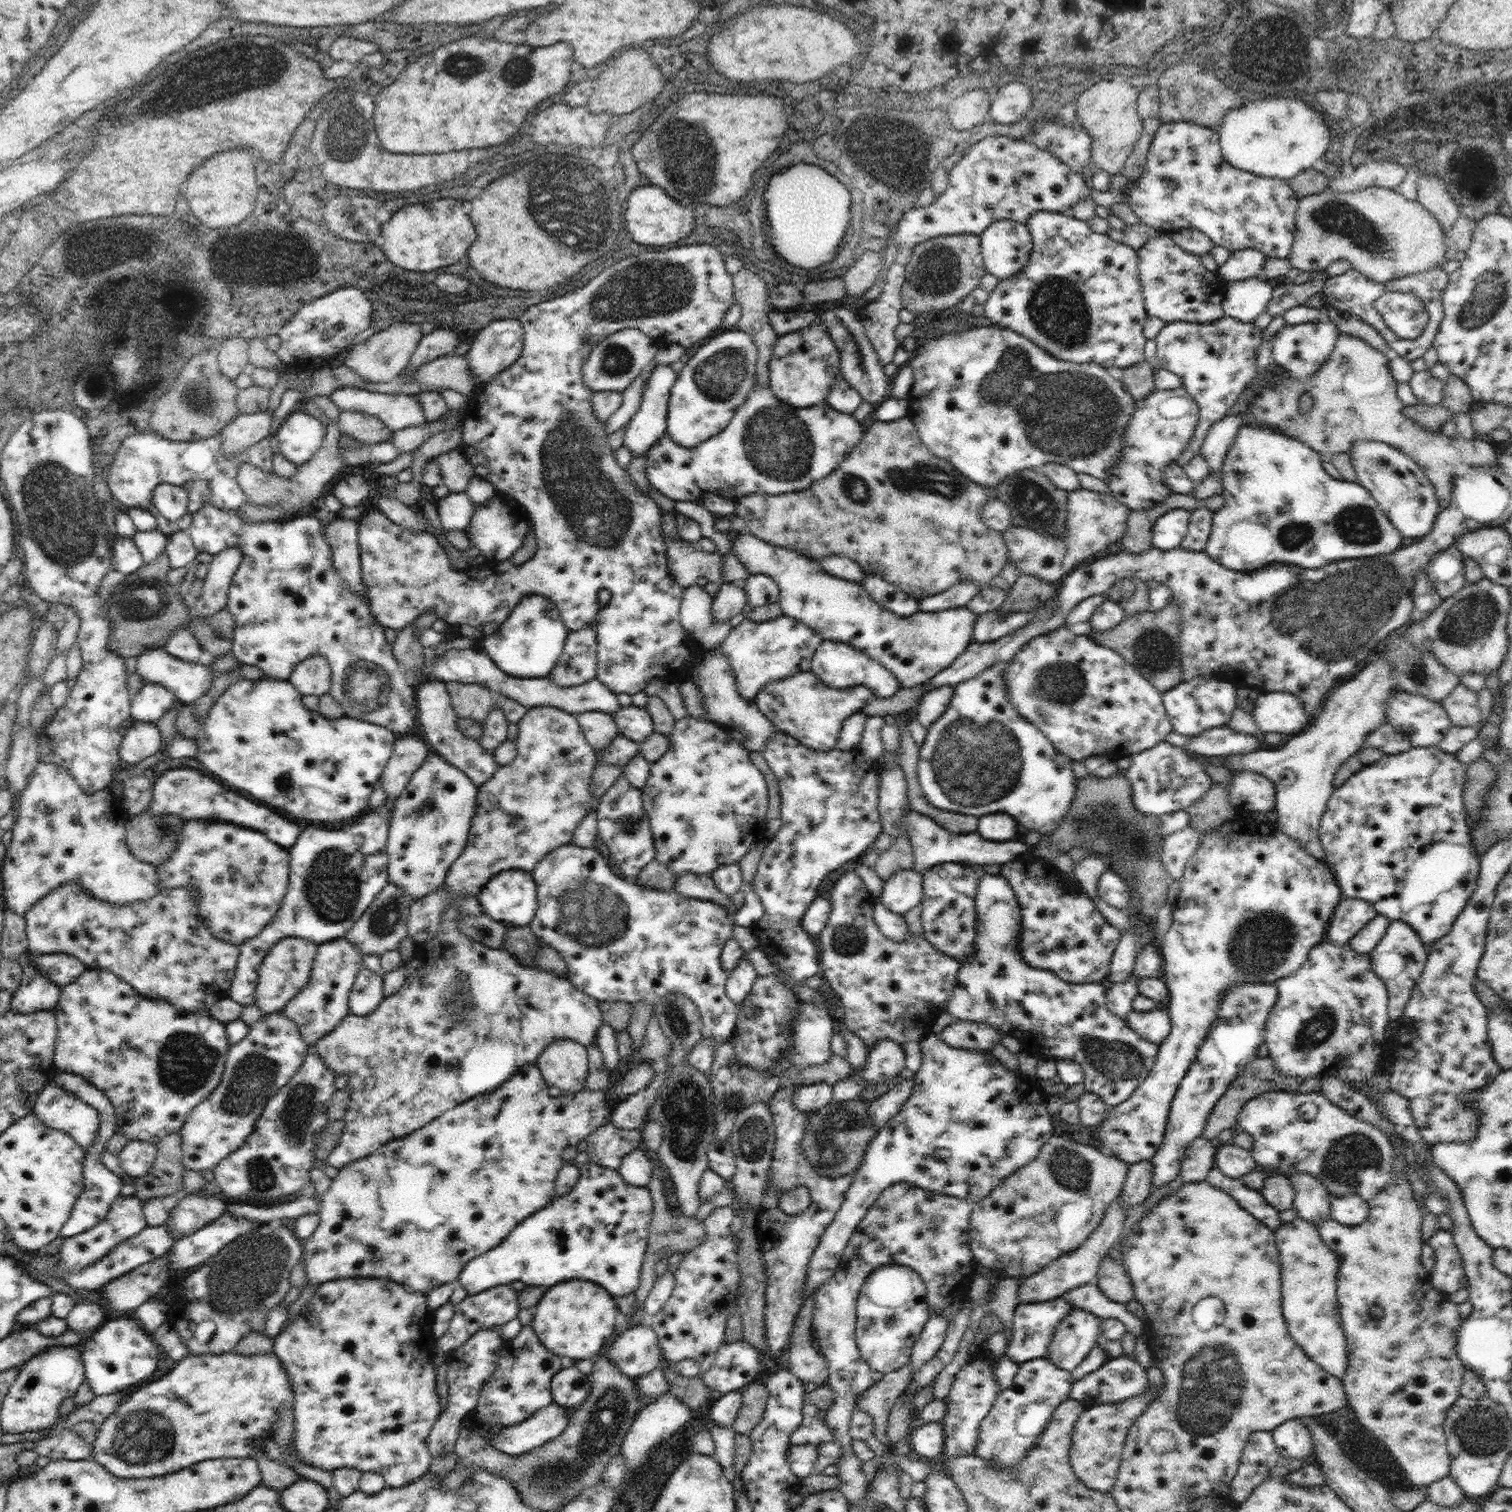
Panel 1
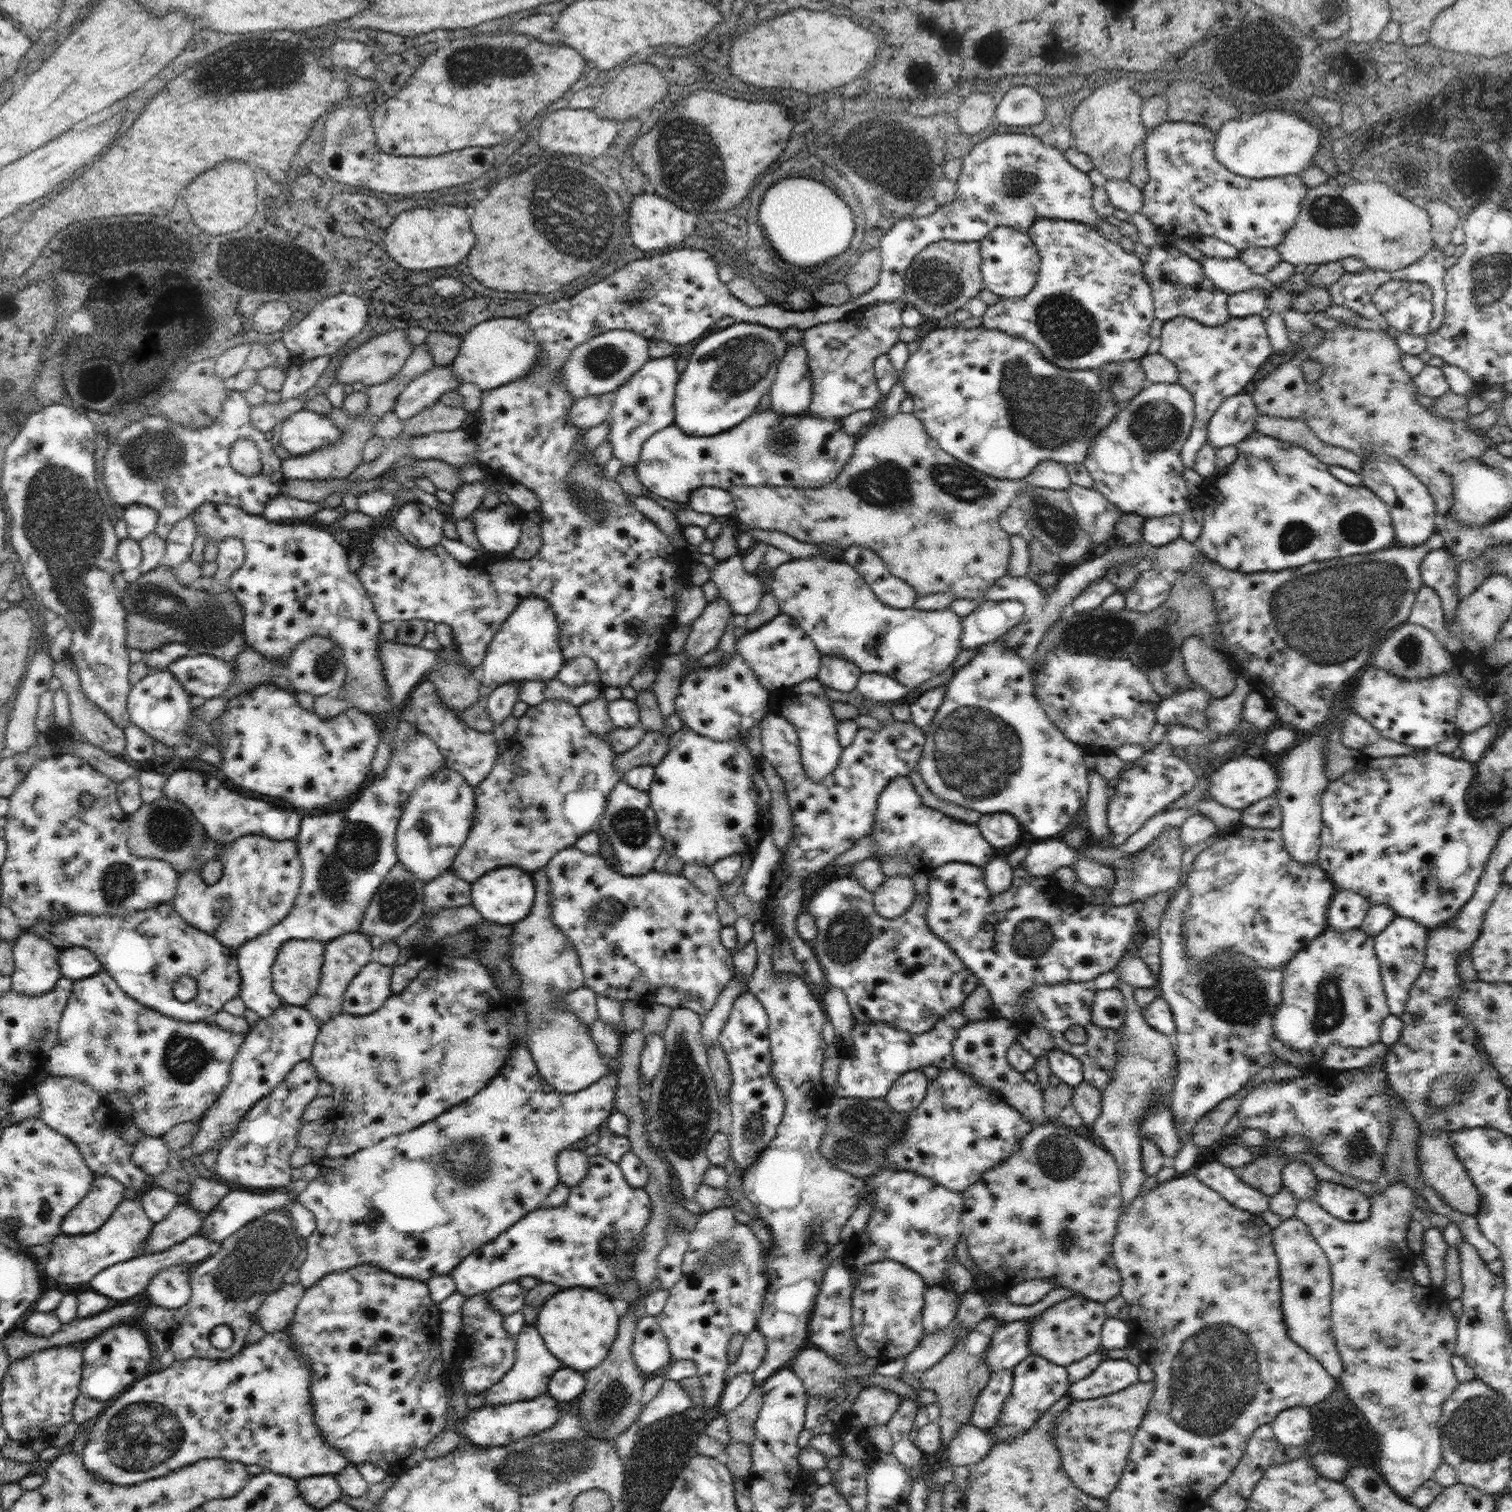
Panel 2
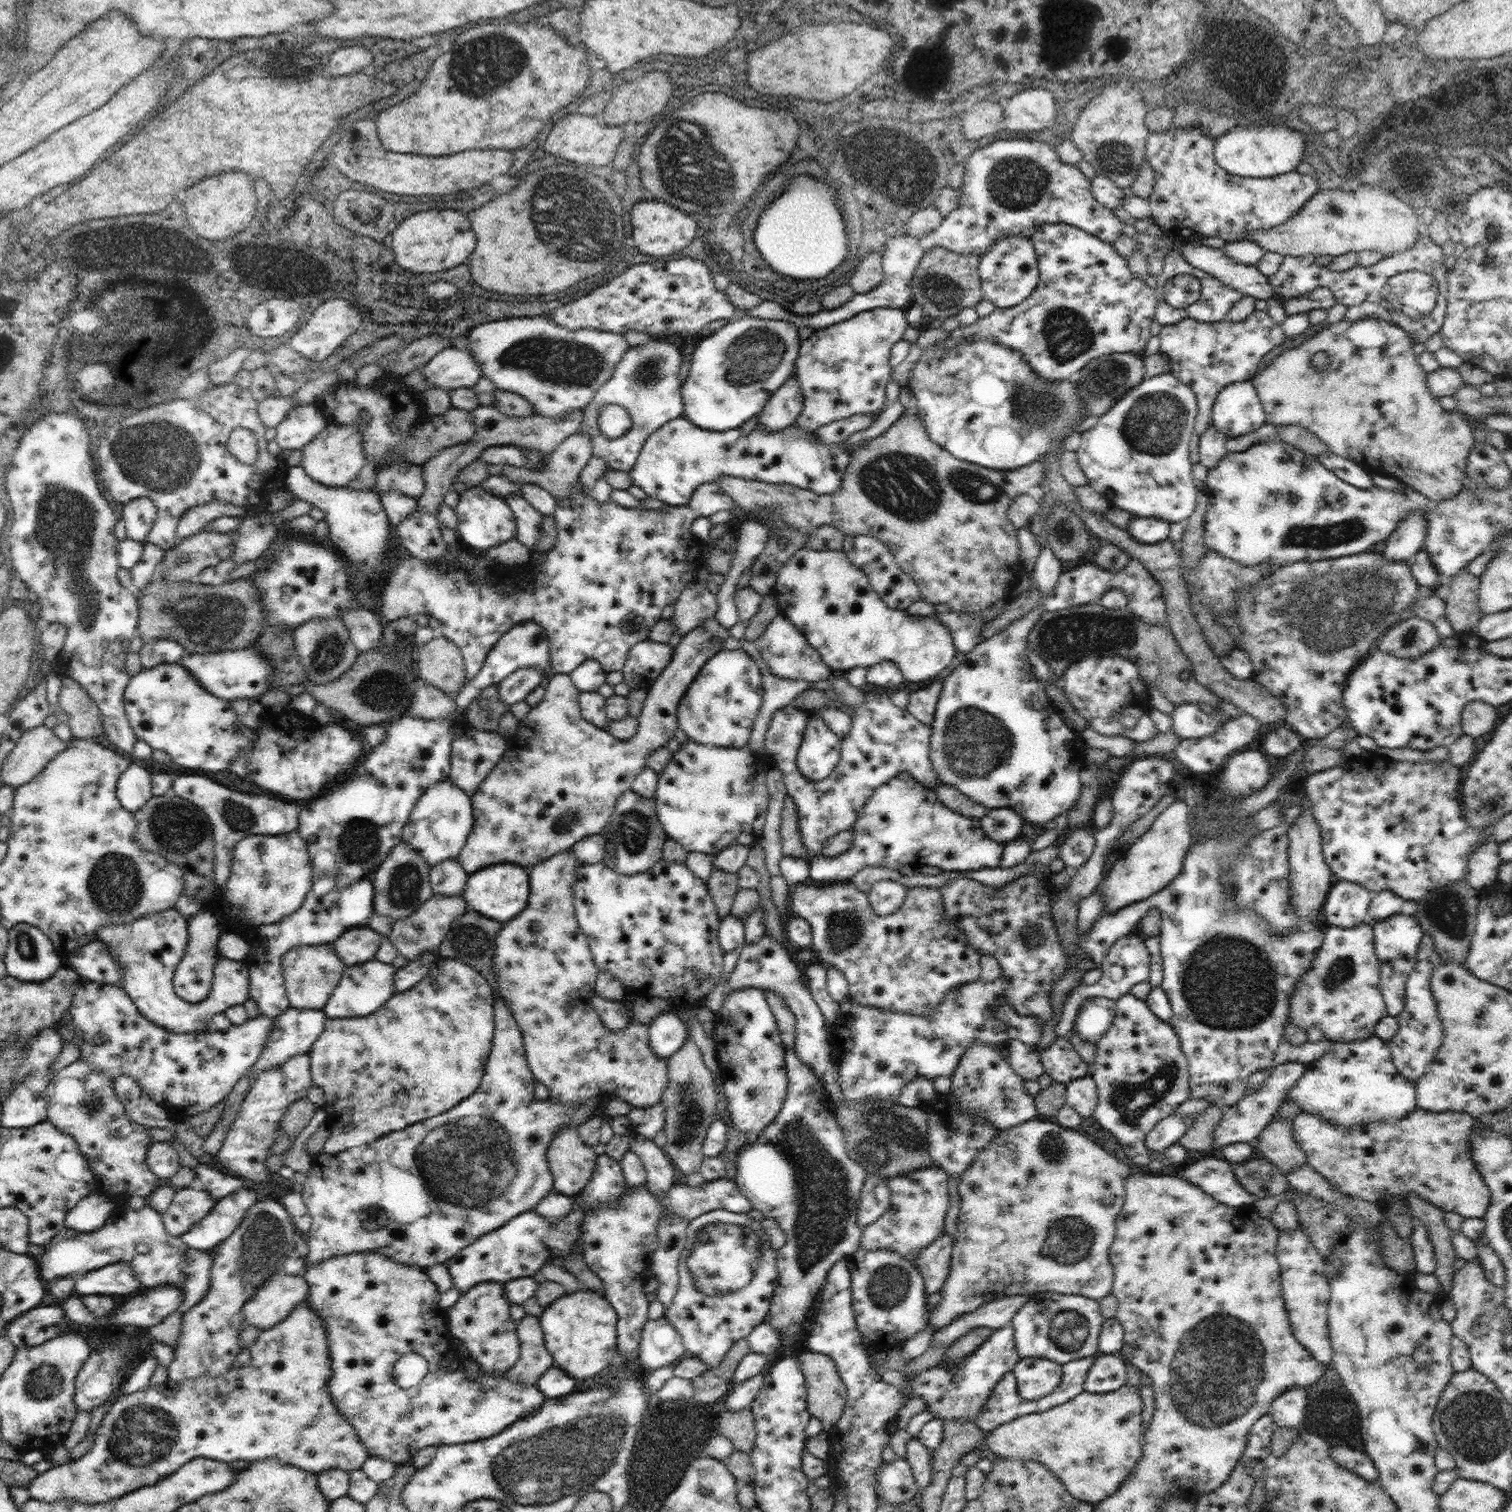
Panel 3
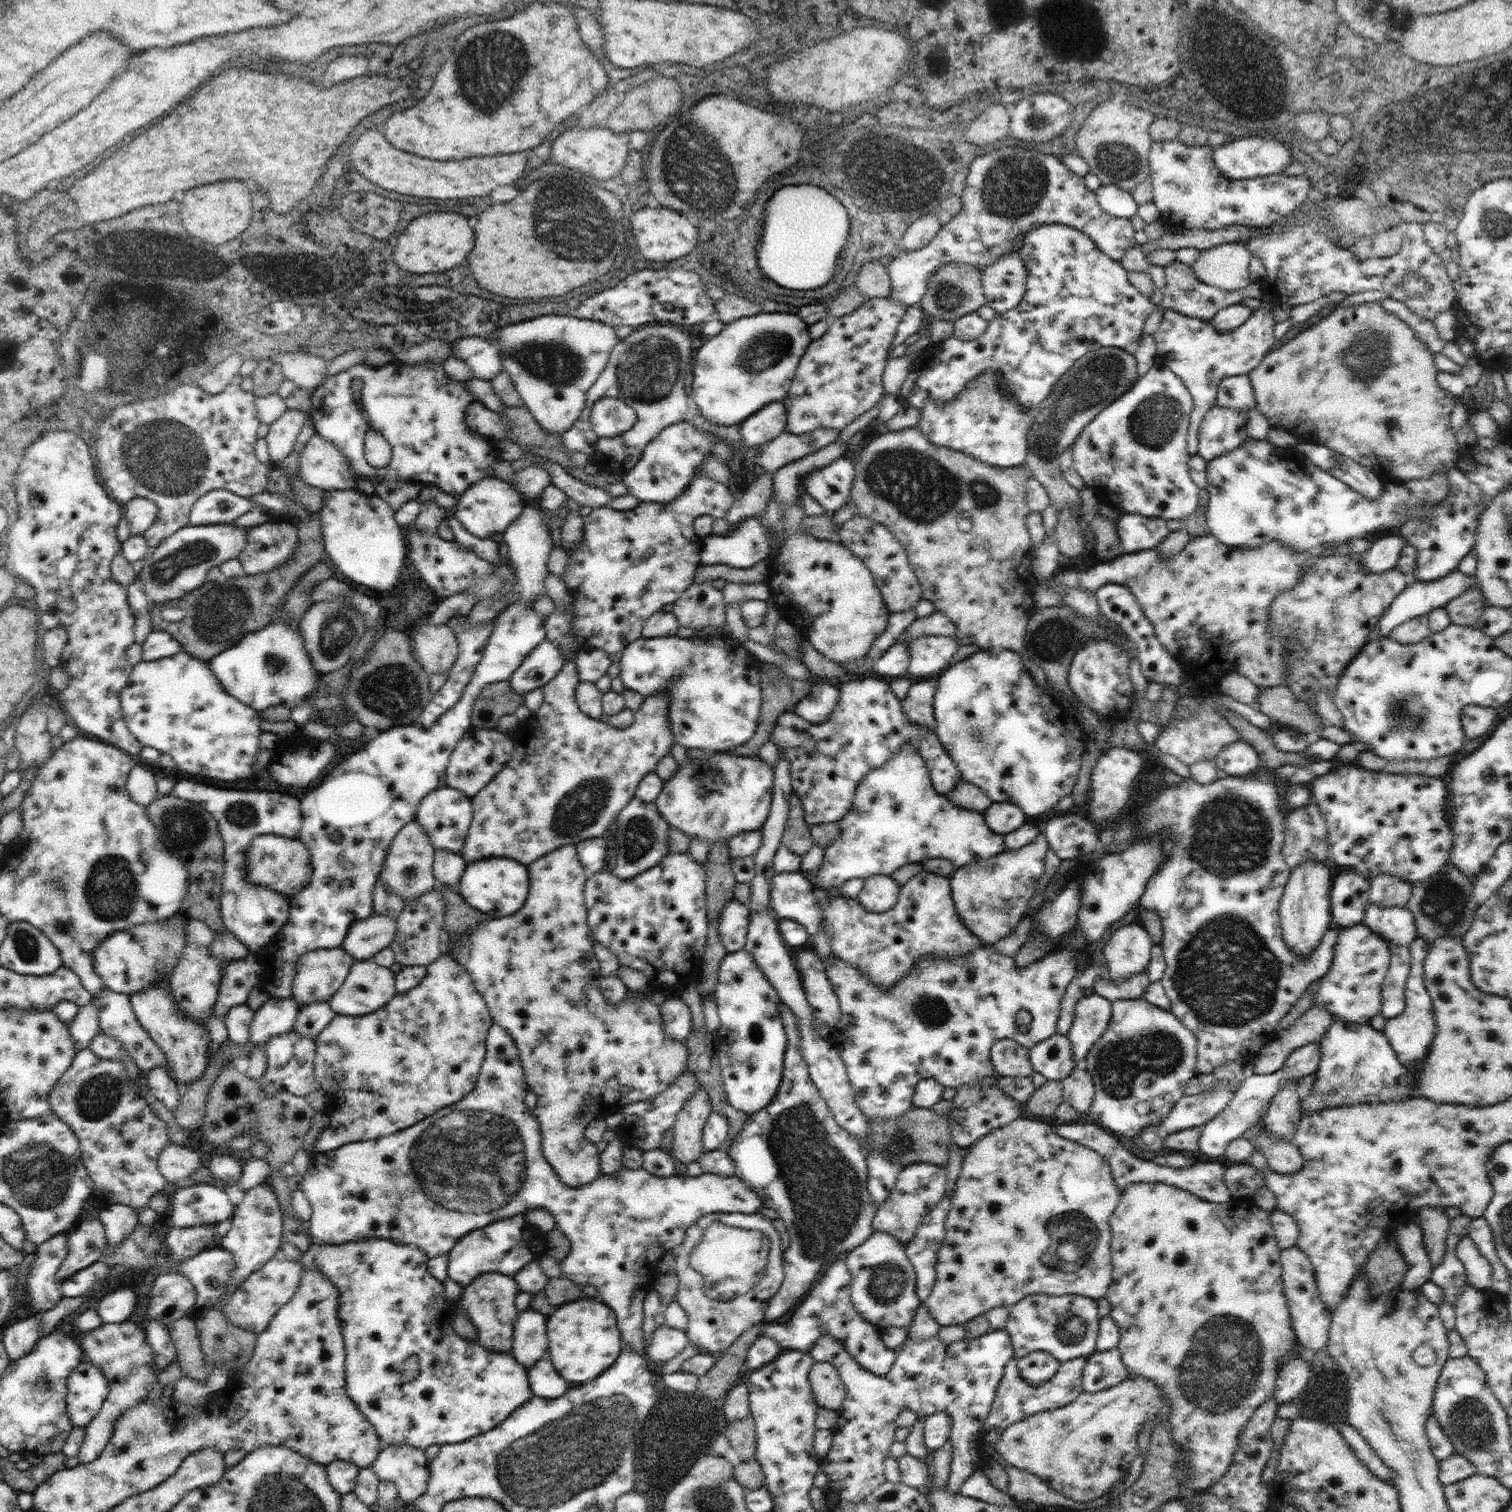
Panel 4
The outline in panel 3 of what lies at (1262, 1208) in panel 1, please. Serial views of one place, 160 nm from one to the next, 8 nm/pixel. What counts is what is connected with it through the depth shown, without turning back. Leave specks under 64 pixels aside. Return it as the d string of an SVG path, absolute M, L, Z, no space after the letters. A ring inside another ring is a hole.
M1204 1157L1184 1166L1182 1177L1230 1207L1252 1206L1257 1199L1238 1182L1234 1165L1224 1158Z

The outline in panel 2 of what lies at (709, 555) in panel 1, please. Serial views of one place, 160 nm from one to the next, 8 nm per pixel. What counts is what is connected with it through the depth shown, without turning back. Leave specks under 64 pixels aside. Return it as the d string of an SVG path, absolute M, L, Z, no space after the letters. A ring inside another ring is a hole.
M741 552L726 560L717 561L710 580L720 591L720 598L730 604L734 615L750 615L764 596L765 588L760 578L746 572L743 567Z

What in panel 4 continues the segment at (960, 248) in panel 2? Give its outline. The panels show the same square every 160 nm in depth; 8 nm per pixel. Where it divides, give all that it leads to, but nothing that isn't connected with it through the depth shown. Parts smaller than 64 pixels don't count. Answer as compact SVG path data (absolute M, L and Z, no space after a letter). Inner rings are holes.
M948 263L940 266L936 274L928 280L926 292L920 305L934 320L947 320L954 322L964 314L976 312L986 302L982 286L981 272L968 264Z

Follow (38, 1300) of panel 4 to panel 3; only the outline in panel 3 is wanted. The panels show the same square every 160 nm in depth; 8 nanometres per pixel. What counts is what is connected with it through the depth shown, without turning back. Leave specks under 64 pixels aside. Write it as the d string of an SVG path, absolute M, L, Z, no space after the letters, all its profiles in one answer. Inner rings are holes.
M149 1205L142 1210L118 1207L106 1224L94 1232L78 1232L65 1226L44 1246L44 1255L37 1259L39 1274L47 1282L63 1276L78 1278L108 1263L128 1263L141 1284L147 1288L164 1285L178 1287L184 1293L180 1310L171 1312L149 1330L152 1338L165 1342L173 1351L178 1346L183 1313L196 1306L206 1296L210 1286L212 1256L204 1250L188 1246L182 1237L167 1234L161 1214Z

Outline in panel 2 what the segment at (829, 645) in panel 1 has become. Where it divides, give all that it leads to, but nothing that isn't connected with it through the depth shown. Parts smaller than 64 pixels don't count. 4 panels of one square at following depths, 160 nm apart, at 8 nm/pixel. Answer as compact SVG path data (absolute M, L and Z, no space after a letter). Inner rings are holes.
M823 656L817 679L823 686L829 686L838 692L850 692L857 688L860 675L860 668L852 662L838 656Z

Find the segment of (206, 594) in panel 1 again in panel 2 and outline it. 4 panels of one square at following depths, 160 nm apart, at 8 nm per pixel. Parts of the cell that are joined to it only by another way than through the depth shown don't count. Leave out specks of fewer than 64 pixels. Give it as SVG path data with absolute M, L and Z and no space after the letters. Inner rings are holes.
M227 536L217 544L217 569L212 590L224 591L228 588L231 575L237 571L245 561L244 543L235 536Z

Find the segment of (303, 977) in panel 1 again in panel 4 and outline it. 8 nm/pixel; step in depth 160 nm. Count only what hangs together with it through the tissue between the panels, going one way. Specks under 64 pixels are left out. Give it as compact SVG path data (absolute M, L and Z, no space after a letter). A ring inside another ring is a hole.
M341 946L333 949L308 951L301 956L300 962L297 964L297 969L295 970L297 973L291 986L290 997L297 1002L300 1009L312 1002L329 1001L346 980L355 961L353 956L350 956Z

